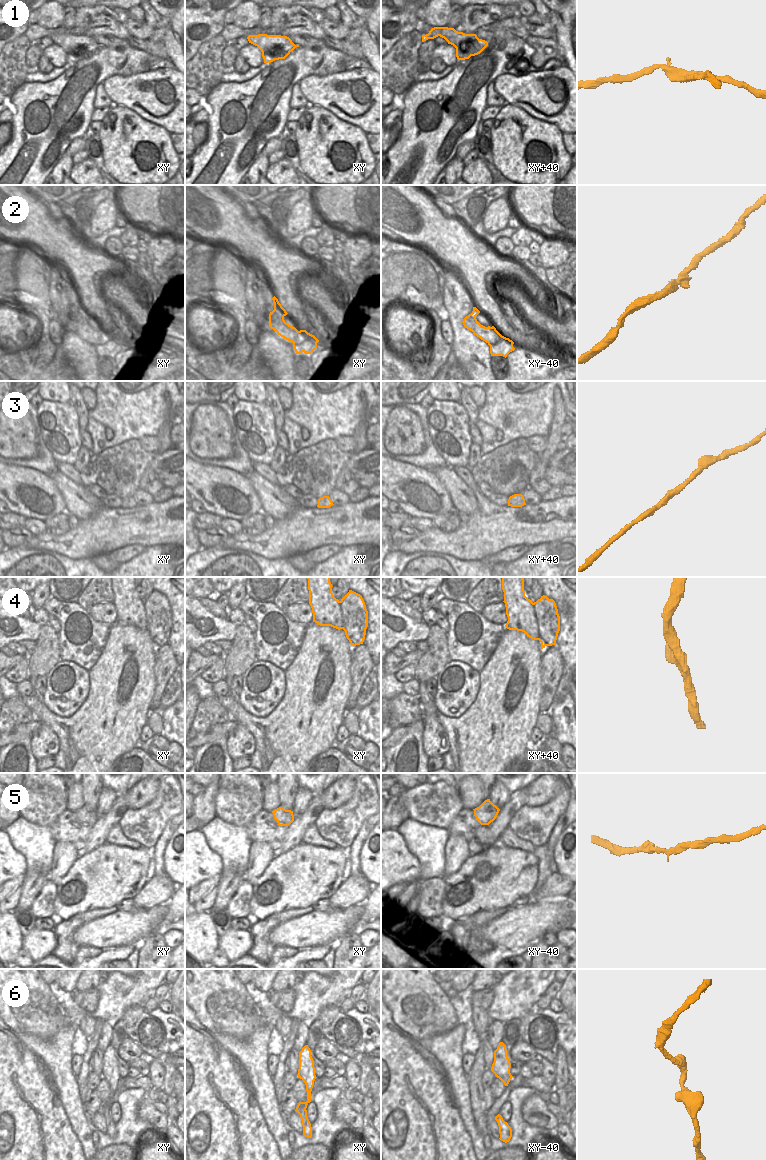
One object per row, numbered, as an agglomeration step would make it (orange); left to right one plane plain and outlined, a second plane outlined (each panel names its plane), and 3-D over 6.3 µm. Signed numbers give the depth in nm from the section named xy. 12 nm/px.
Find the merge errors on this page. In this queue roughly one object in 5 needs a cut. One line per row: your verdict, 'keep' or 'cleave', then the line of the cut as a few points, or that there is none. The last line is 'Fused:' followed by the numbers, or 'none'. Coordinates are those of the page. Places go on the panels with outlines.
1: cleave; cut in xy along (261, 49), (267, 43), (278, 43), (283, 45), (289, 53)
2: keep; no cut
3: keep; no cut
4: cleave; cut in xy+40 along (533, 603), (539, 629), (539, 640)
5: keep; no cut
6: keep; no cut
Fused: 1, 4

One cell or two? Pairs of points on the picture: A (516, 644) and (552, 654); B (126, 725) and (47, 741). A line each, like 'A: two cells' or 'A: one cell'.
A: two cells
B: two cells

